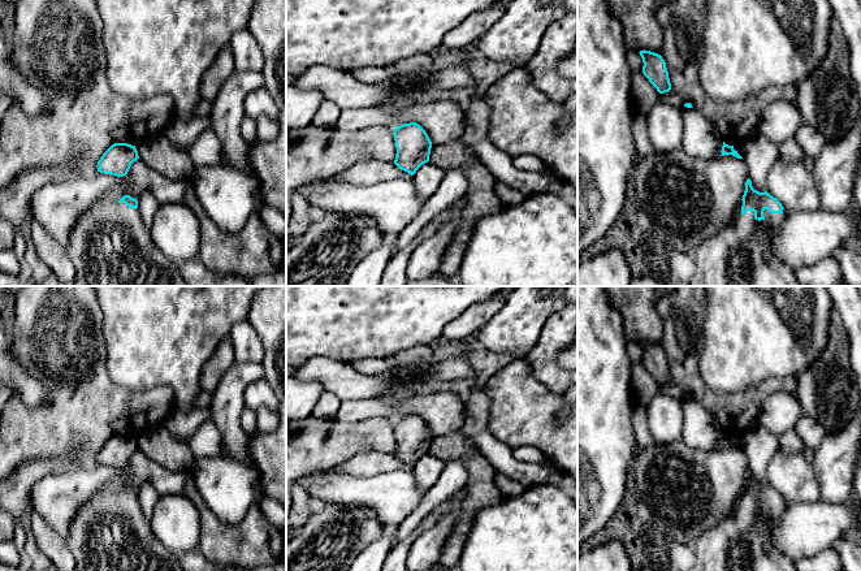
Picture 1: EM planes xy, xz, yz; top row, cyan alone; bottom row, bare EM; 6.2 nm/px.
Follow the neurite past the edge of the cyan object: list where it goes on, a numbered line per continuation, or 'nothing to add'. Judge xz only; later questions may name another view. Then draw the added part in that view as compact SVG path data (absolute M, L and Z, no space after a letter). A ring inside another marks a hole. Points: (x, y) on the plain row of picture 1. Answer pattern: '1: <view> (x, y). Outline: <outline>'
nothing to add

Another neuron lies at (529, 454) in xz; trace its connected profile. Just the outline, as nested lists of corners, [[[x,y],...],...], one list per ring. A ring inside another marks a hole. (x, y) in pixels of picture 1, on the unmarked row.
[[[524,445],[514,449],[514,457],[518,460],[525,463],[541,463],[541,464],[549,463],[546,455],[540,449],[531,445]]]

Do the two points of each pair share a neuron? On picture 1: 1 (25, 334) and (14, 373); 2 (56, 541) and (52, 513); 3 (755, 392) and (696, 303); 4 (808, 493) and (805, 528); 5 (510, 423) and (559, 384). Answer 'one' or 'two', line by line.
1: two
2: two
3: one
4: two
5: two

